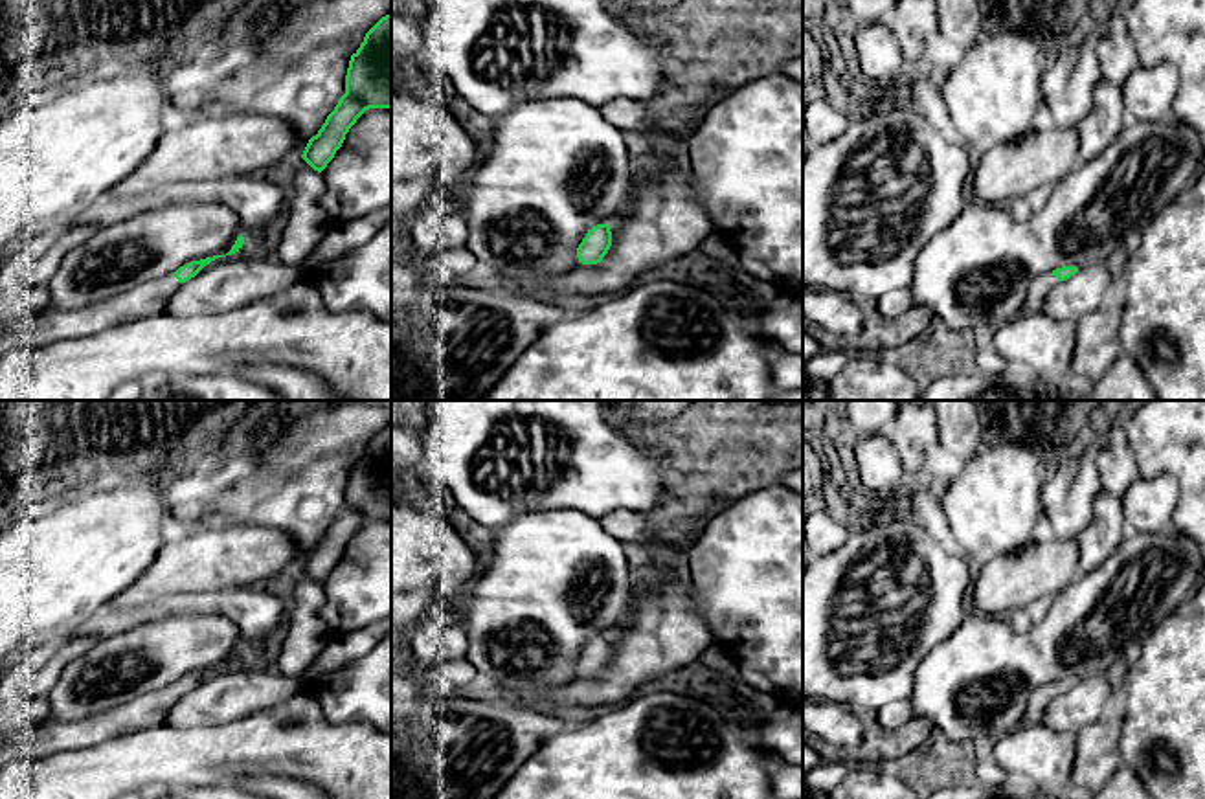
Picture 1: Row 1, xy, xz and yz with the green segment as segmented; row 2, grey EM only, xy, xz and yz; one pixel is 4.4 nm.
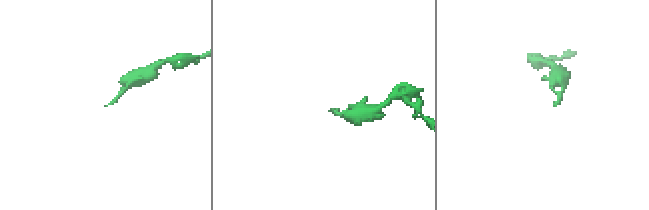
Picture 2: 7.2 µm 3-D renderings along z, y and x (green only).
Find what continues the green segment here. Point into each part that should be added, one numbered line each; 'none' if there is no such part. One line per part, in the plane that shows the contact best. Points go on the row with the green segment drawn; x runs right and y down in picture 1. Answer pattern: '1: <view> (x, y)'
1: xy (151, 298)

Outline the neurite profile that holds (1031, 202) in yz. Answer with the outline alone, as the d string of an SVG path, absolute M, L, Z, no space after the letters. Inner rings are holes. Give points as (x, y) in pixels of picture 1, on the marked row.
M1051 184L1040 186L1038 189L1019 197L1016 208L1019 208L1023 215L1034 215L1047 204L1051 193Z

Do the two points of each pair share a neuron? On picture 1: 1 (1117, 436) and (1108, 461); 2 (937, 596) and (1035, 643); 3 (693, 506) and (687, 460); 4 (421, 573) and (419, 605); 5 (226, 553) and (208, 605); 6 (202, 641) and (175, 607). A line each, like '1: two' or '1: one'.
1: one
2: two
3: one
4: two
5: two
6: two

